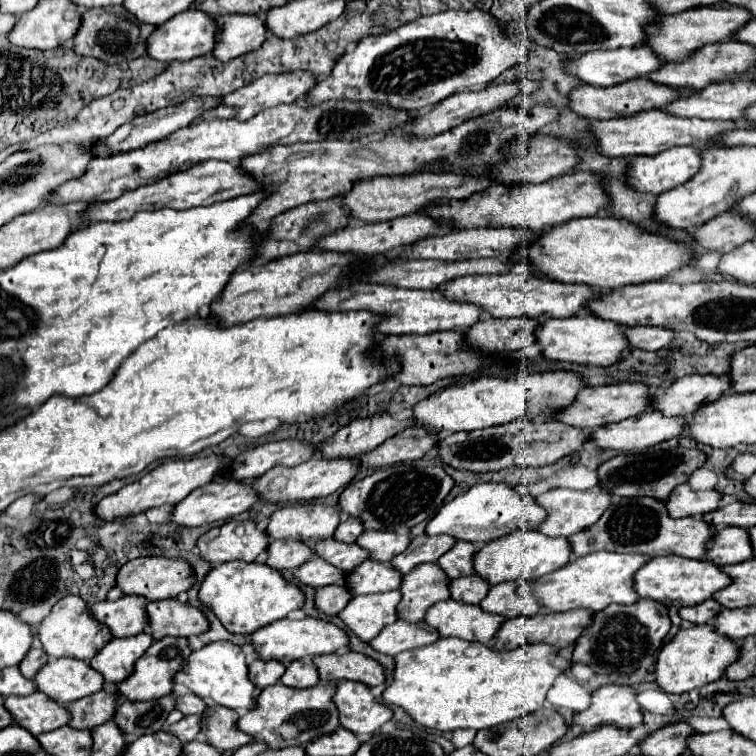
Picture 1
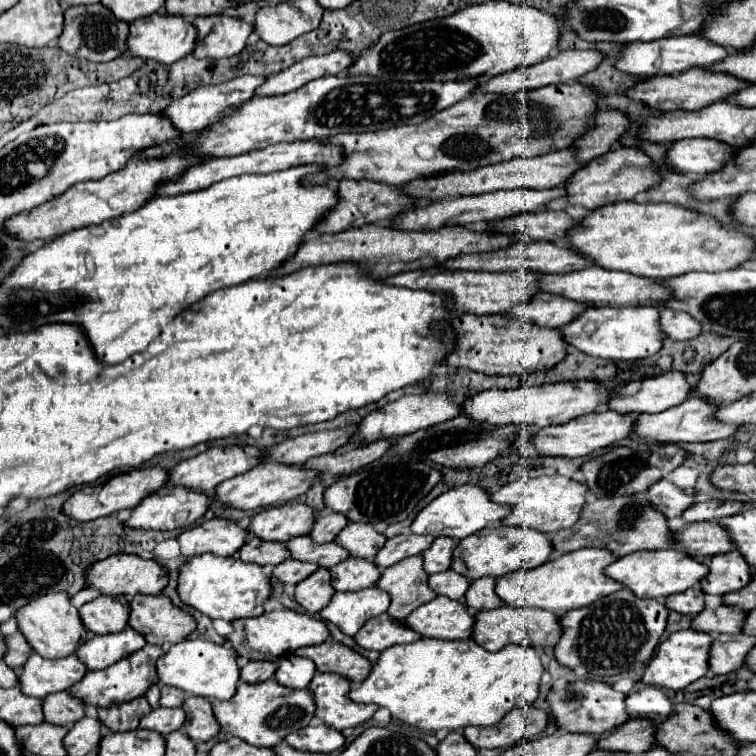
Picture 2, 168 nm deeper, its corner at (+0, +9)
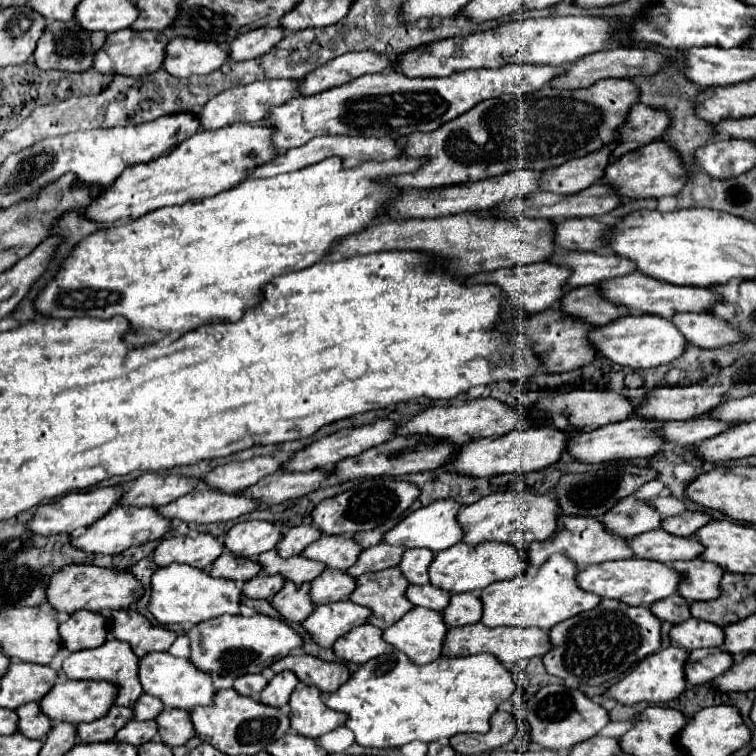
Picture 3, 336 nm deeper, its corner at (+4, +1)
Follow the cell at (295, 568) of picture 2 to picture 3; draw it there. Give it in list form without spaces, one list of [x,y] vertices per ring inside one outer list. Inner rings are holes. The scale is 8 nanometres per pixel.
[[[261,573],[245,581],[243,595],[251,599],[271,599],[275,593],[279,593],[279,589],[283,589],[283,585],[285,585],[283,577],[263,577]]]

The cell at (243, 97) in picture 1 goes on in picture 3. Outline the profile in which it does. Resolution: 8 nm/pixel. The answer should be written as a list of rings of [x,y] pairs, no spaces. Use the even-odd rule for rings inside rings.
[[[371,51],[343,53],[327,61],[327,65],[319,65],[315,73],[307,73],[307,77],[299,81],[299,93],[315,95],[325,89],[349,83],[367,73],[385,73],[389,67],[391,67],[389,57],[381,57]]]

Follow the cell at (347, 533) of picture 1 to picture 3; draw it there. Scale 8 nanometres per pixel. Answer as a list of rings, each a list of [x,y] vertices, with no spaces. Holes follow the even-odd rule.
[[[299,525],[299,527],[291,527],[285,535],[283,535],[283,539],[281,539],[281,543],[277,545],[277,551],[279,551],[279,555],[281,557],[293,557],[293,555],[301,555],[301,551],[307,547],[307,545],[311,545],[311,541],[317,541],[319,537],[323,537],[317,529],[315,529],[315,525]]]

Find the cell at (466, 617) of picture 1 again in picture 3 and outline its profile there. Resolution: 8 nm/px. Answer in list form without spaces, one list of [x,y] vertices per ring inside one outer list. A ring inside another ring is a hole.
[[[413,607],[399,623],[383,631],[383,639],[407,653],[411,661],[423,665],[441,655],[447,631],[449,627],[439,611]]]

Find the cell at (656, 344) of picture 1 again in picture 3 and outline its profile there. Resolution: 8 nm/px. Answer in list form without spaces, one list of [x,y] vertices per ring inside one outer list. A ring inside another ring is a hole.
[[[677,313],[671,323],[683,333],[687,343],[703,349],[715,349],[725,343],[737,343],[745,335],[729,329],[723,319],[717,319],[709,313]]]

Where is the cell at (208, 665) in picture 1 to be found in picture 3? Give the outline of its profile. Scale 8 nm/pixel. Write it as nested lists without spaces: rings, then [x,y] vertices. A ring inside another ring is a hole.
[[[152,652],[145,655],[139,663],[139,679],[143,691],[159,697],[167,709],[193,709],[197,705],[211,705],[215,697],[215,685],[211,673],[195,669],[189,659],[171,655],[170,652]]]

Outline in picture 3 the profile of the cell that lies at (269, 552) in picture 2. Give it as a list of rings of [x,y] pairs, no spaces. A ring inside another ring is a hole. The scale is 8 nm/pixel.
[[[223,553],[211,569],[213,577],[225,577],[233,581],[249,581],[251,577],[259,575],[259,561],[255,559],[243,559],[243,557],[231,557],[231,553]]]

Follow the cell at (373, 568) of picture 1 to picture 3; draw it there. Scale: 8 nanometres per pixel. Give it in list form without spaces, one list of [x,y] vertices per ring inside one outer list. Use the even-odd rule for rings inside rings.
[[[325,569],[315,581],[311,581],[311,599],[315,605],[335,603],[347,599],[357,585],[357,579],[347,571]]]

